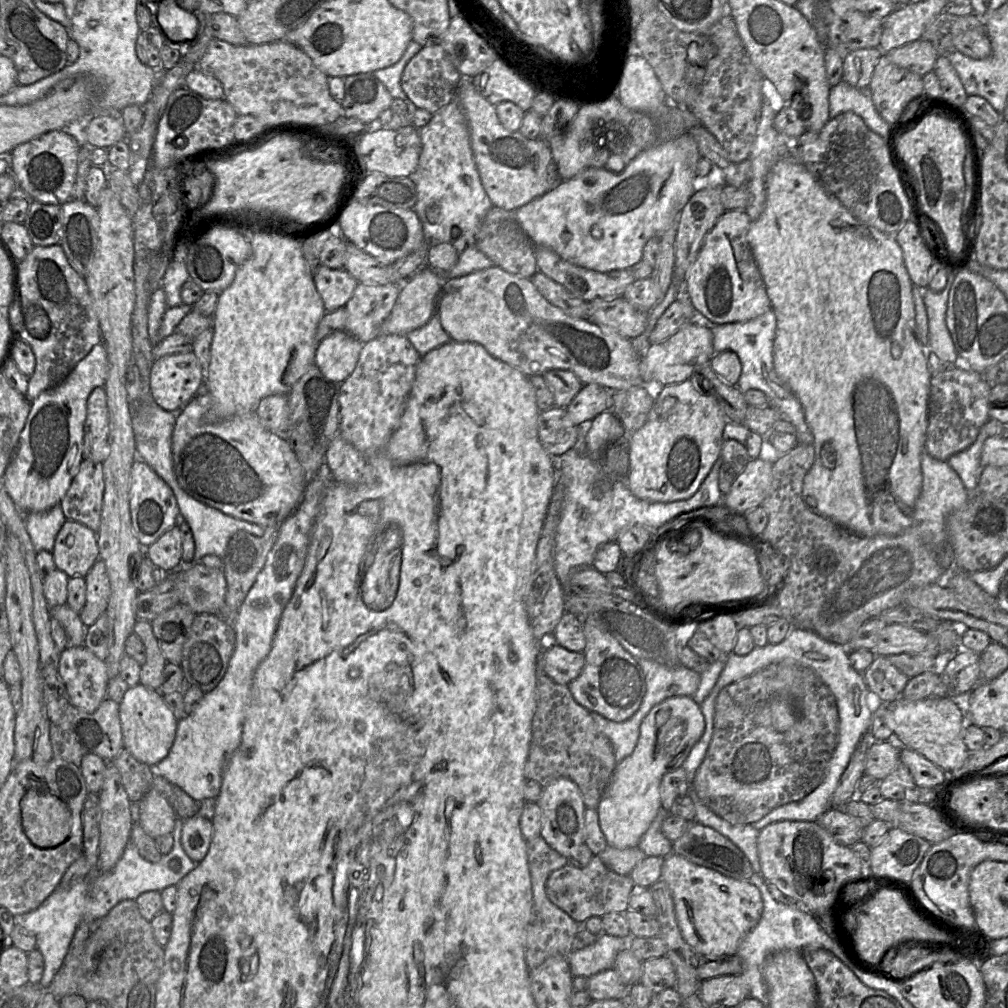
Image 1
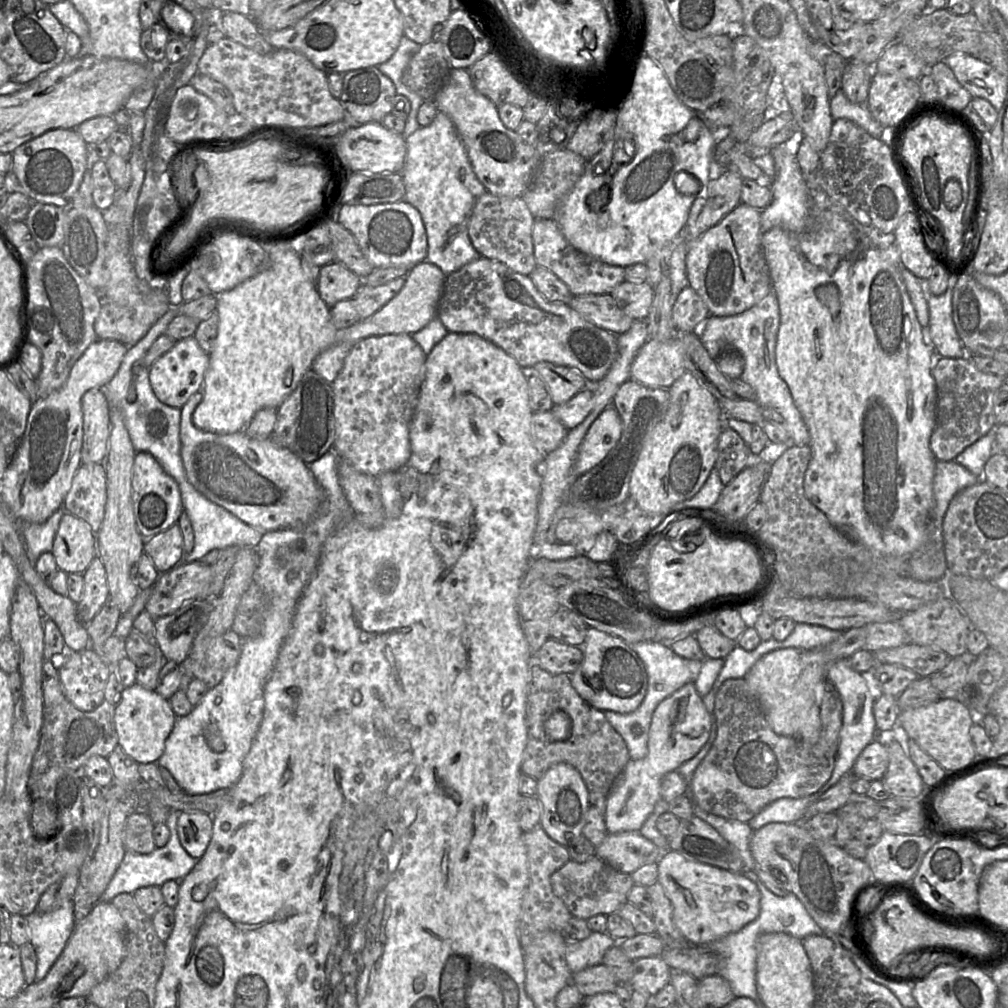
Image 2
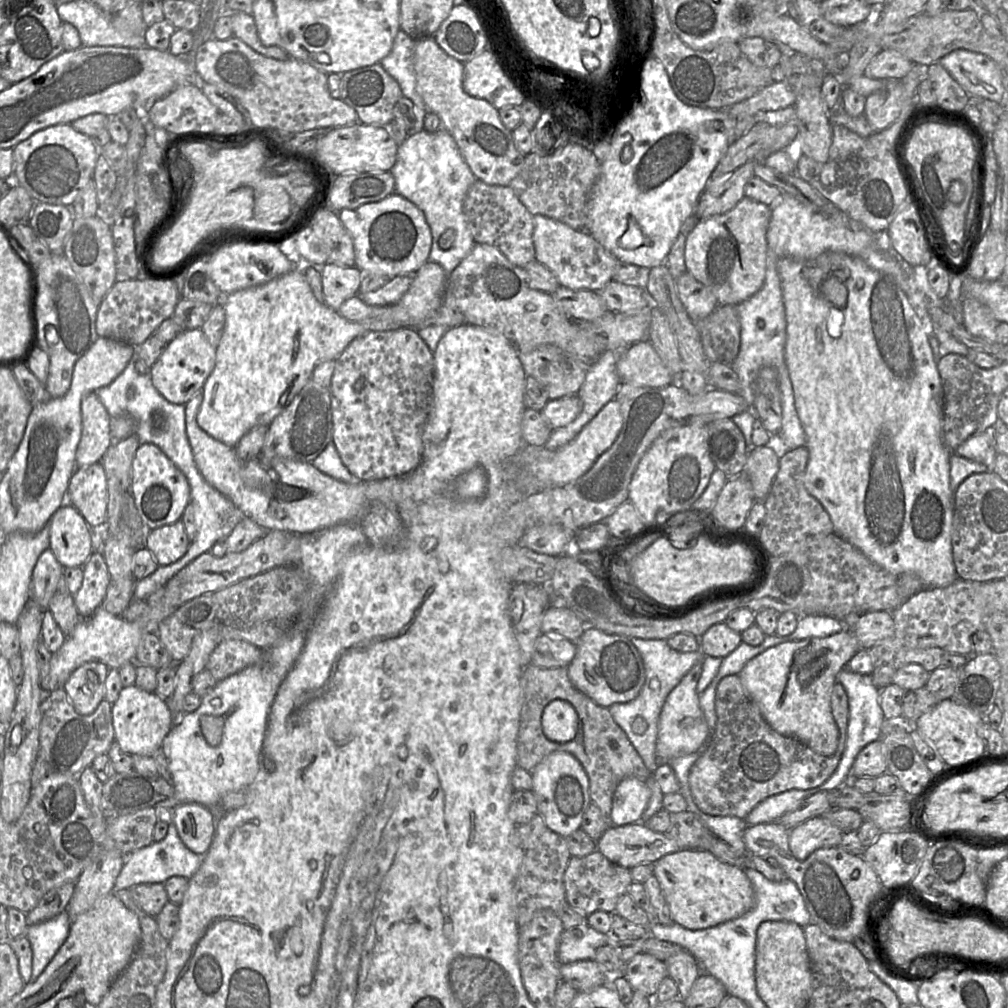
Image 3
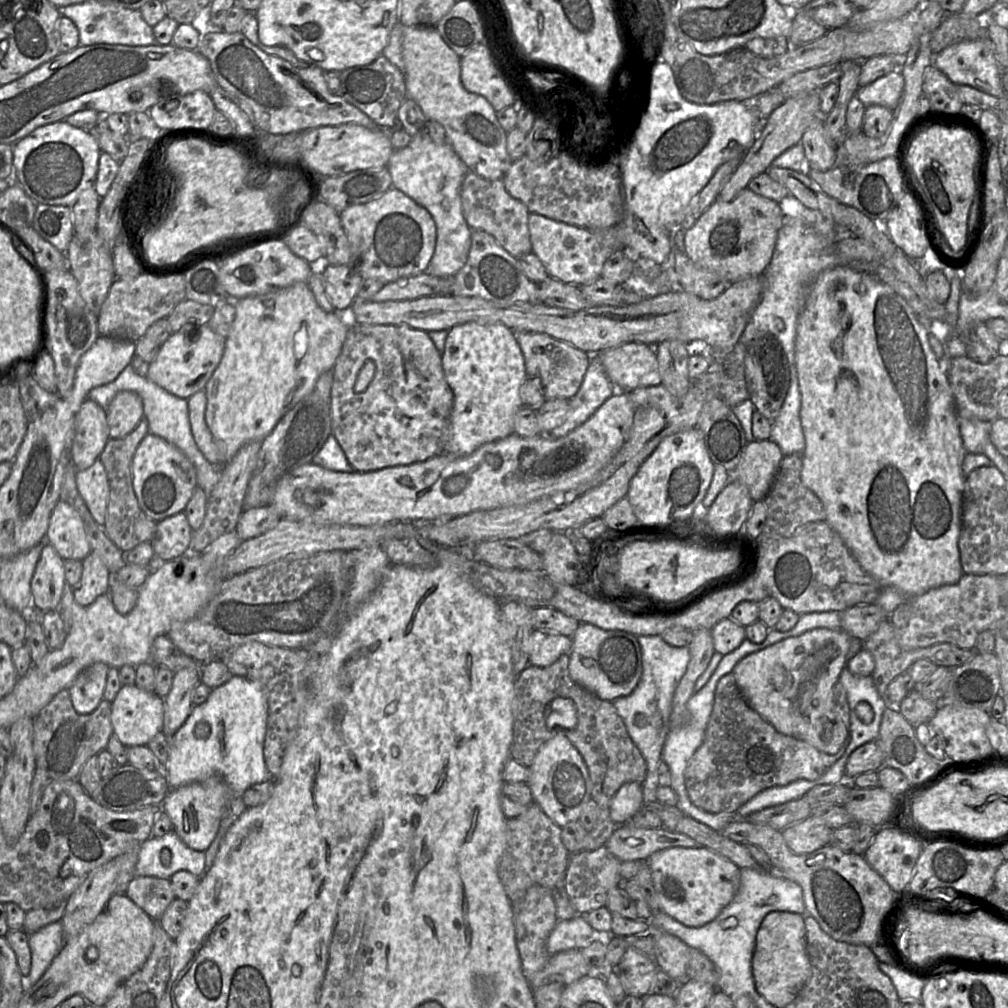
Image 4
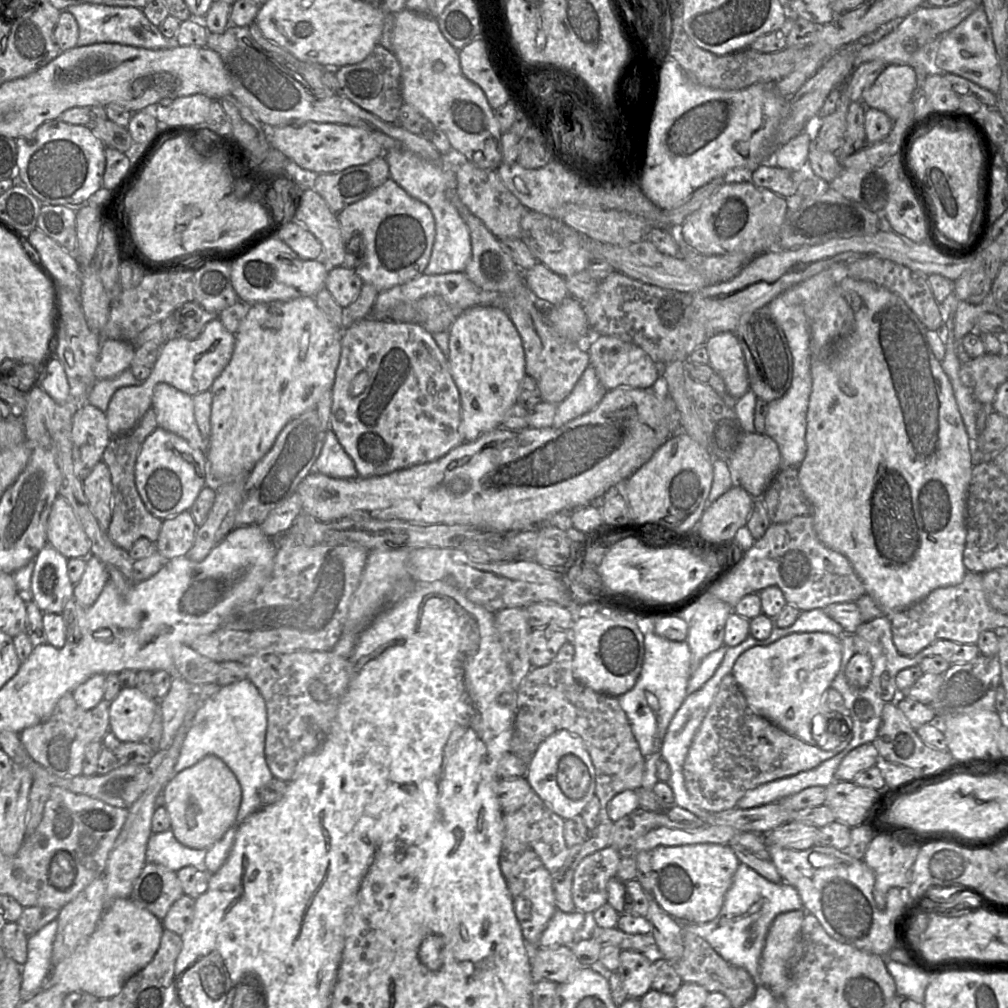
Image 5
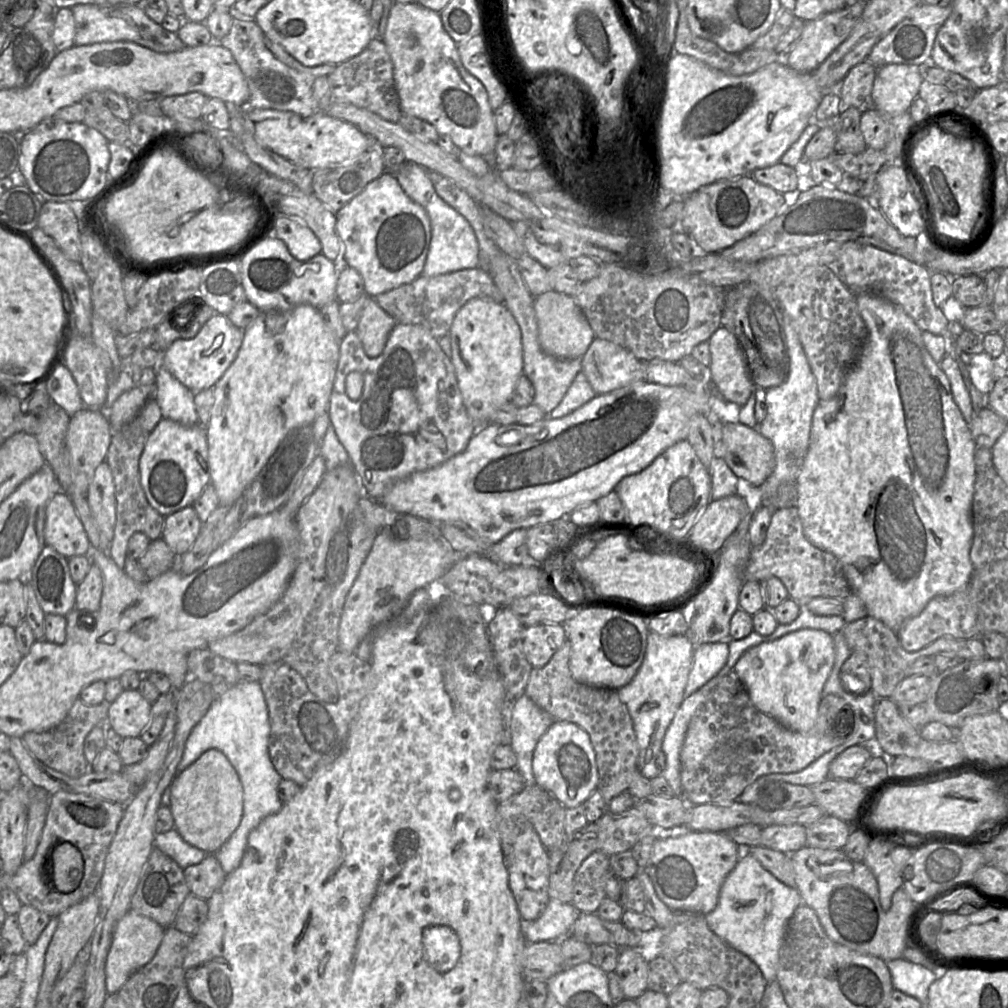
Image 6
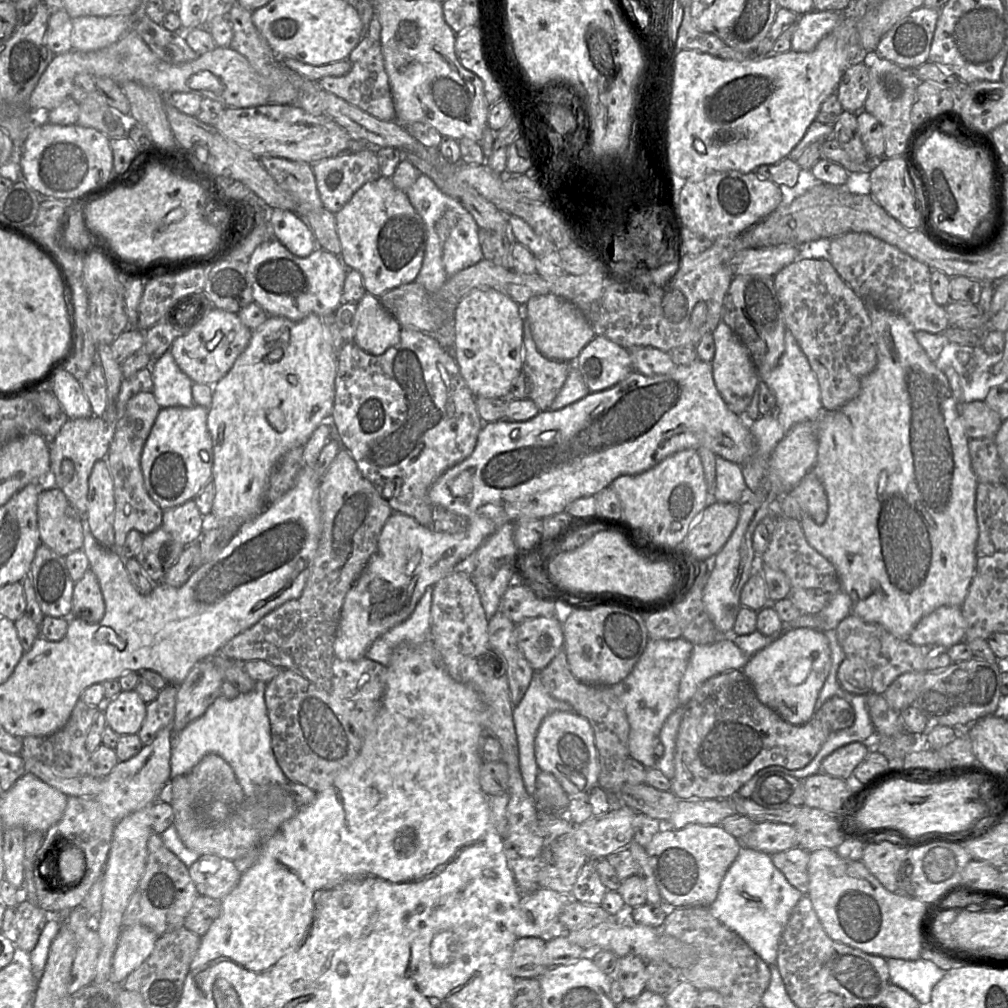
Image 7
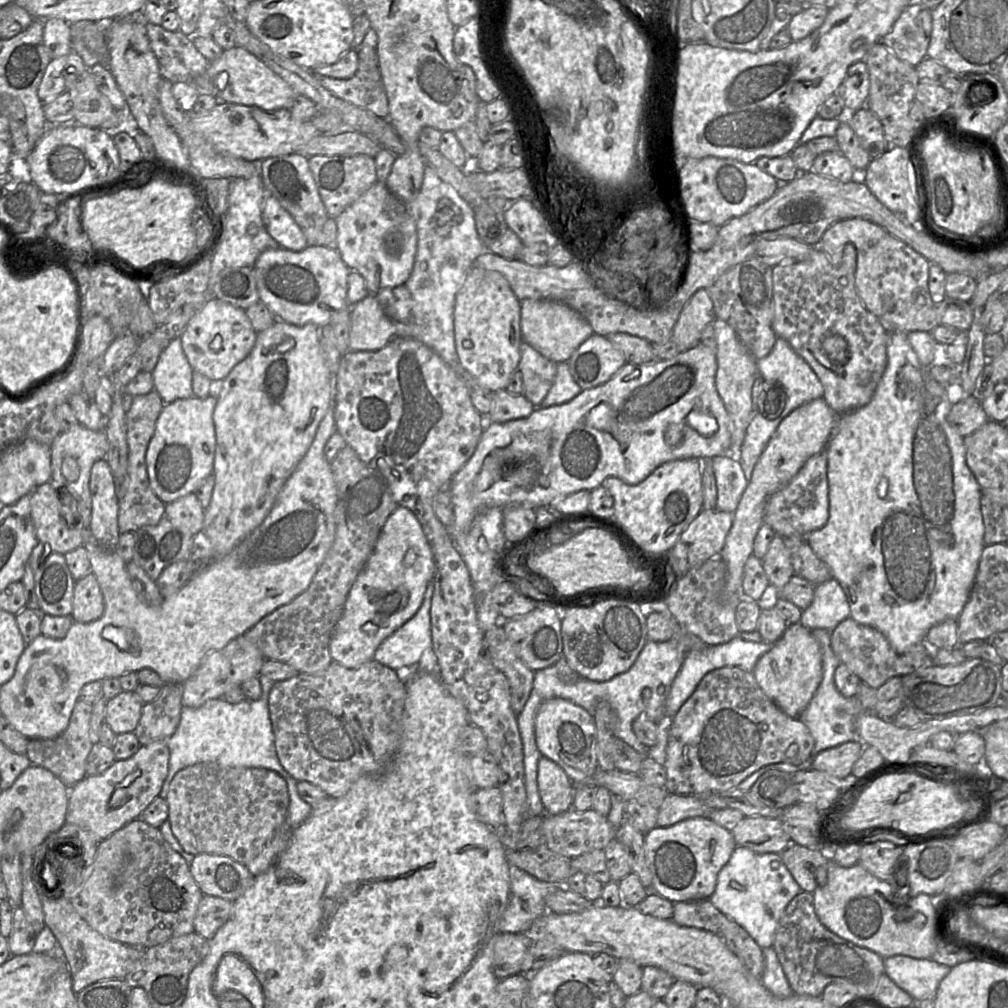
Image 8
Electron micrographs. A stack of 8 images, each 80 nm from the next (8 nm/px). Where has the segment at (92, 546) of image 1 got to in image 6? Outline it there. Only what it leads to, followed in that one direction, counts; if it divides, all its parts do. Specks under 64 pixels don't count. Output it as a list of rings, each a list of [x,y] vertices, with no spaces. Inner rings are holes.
[[[62,491],[53,495],[46,505],[44,540],[66,559],[88,556],[88,537],[71,499]]]

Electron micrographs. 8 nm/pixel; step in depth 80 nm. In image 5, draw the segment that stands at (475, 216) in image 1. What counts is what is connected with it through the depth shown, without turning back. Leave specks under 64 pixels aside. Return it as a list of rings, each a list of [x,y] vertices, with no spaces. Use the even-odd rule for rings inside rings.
[[[409,150],[384,153],[382,156],[385,157],[388,164],[390,178],[408,195],[426,204],[434,217],[436,234],[430,260],[424,274],[464,272],[471,259],[470,232],[457,209],[446,196],[448,189],[456,189],[454,167],[444,156],[442,165],[438,165],[424,160]]]

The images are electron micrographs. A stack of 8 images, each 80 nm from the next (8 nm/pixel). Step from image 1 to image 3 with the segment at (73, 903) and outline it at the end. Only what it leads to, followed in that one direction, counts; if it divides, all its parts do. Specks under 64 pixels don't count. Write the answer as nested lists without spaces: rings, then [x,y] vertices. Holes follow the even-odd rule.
[[[169,820],[166,837],[161,841],[154,841],[150,845],[139,848],[126,856],[126,861],[115,881],[114,890],[130,889],[134,885],[142,883],[164,884],[170,877],[182,876],[187,879],[200,868],[205,855],[198,855],[189,850],[181,841],[176,826]],[[66,910],[57,916],[27,927],[26,937],[32,948],[32,974],[34,982],[65,942],[71,927],[71,920]]]

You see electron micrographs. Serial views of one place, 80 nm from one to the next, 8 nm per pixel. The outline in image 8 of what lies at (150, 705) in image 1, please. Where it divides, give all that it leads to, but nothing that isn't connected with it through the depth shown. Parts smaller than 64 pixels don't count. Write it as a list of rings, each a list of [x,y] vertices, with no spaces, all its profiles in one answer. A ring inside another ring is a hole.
[[[122,691],[107,701],[105,722],[117,735],[134,732],[141,718],[143,705],[135,691]]]

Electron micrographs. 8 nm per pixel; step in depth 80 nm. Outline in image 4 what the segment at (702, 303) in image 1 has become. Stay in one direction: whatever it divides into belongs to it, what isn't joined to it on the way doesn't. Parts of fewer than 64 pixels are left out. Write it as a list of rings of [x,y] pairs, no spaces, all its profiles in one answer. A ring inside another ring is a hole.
[[[746,187],[730,202],[715,200],[697,222],[685,231],[685,253],[695,264],[717,273],[731,284],[751,276],[760,276],[770,263],[782,223],[783,214],[778,202],[760,196]]]

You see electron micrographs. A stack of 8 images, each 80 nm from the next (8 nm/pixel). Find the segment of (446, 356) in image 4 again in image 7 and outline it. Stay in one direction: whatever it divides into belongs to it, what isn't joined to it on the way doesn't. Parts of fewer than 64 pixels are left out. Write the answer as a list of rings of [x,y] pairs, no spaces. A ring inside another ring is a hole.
[[[475,289],[455,309],[455,361],[476,396],[505,399],[523,367],[523,307],[494,289]]]

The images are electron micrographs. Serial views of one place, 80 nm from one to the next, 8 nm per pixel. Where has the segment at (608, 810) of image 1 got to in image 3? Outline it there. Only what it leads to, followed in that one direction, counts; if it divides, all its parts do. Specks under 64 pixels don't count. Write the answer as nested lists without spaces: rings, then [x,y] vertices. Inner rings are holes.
[[[700,659],[688,671],[668,695],[662,707],[656,743],[656,757],[659,763],[669,763],[674,758],[697,752],[708,737],[708,724],[700,707],[697,692],[703,661],[704,659]],[[635,777],[624,778],[613,795],[611,810],[613,826],[641,822],[650,797],[651,790],[646,782]]]

